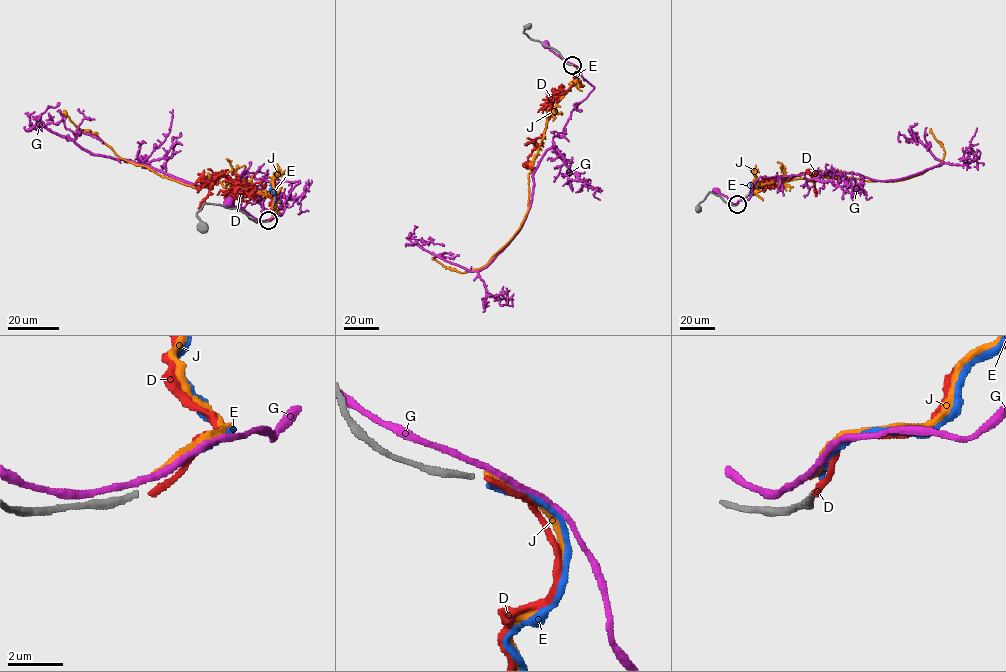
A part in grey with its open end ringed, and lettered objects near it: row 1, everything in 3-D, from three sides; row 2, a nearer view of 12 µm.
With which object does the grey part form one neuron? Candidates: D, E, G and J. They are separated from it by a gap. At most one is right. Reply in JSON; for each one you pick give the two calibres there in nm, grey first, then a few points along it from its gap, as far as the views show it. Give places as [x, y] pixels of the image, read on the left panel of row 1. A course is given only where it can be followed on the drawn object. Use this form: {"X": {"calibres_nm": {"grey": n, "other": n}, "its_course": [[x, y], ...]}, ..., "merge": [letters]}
{"merge": []}

